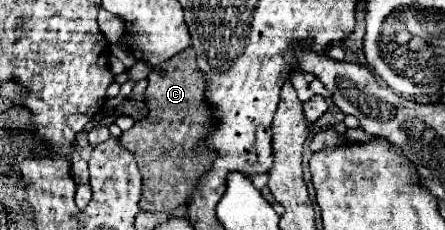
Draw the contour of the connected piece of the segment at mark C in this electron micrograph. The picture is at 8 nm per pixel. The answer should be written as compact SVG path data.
M192 47L152 69L146 89L150 113L120 137L120 145L134 153L142 173L142 197L138 203L142 211L172 213L176 207L184 205L194 193L198 177L202 177L214 161L212 151L200 149L200 141L212 131L212 111L208 109L204 91L206 81L196 69L196 53Z

